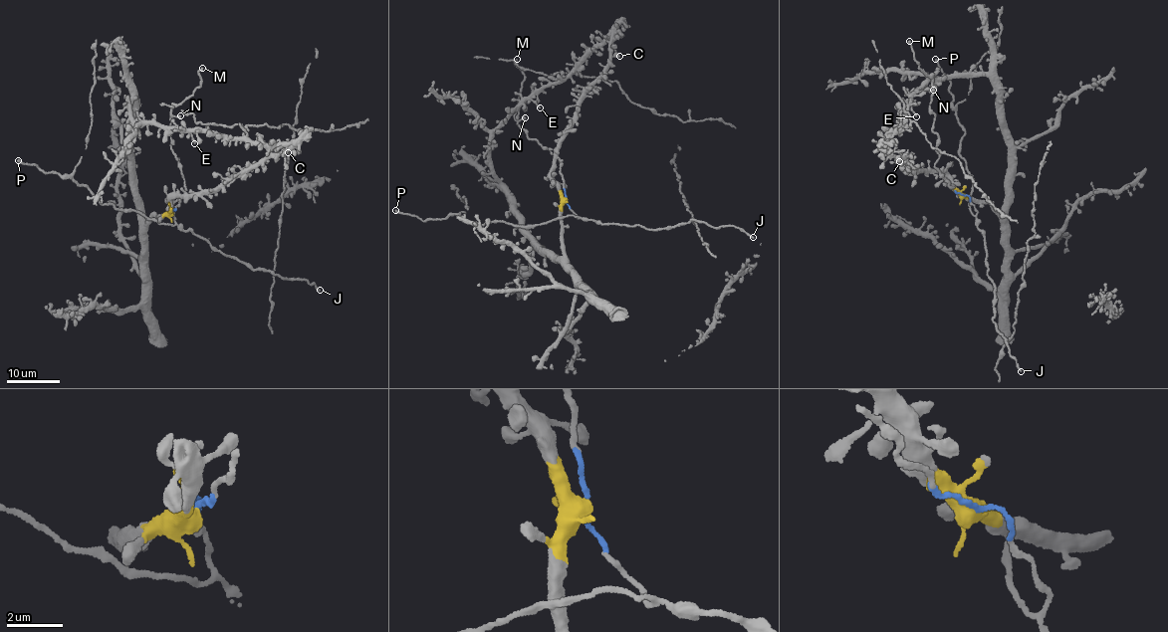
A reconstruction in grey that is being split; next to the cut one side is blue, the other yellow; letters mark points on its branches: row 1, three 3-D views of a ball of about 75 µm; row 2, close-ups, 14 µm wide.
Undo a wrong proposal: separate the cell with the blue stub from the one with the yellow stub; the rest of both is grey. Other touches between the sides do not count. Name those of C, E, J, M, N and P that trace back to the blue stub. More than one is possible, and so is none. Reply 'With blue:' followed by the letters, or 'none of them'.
With blue: J, M, N, P

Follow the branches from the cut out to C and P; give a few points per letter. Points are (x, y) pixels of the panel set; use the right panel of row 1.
C: (964, 196), (942, 172), (920, 172), (903, 163), (906, 161), (897, 156), (900, 161)
P: (964, 196), (974, 215), (968, 205), (973, 185), (959, 154), (965, 131), (935, 59)

